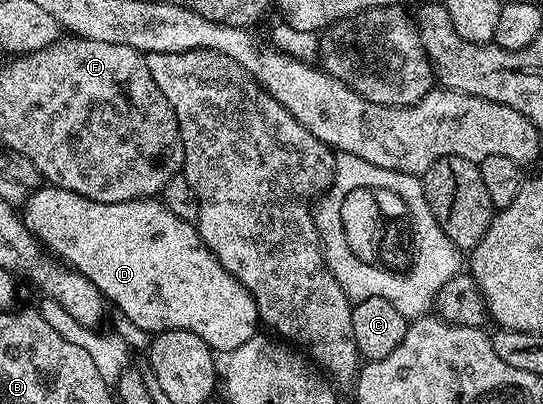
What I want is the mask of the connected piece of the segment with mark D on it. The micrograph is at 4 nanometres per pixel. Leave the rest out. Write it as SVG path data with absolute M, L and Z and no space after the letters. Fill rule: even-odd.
M45 184L40 190L34 190L28 195L23 207L23 217L30 232L36 235L48 251L51 251L58 259L64 260L92 284L95 284L95 288L102 294L106 303L113 305L114 302L118 306L116 309L119 313L131 320L133 324L138 325L139 328L149 331L153 336L162 334L165 330L195 332L195 336L204 340L209 345L210 350L228 352L239 348L239 344L247 344L247 340L251 340L259 332L257 305L253 297L247 292L247 288L243 288L243 284L239 280L235 280L235 276L231 276L231 272L227 272L227 268L223 268L223 264L219 264L219 260L209 251L207 244L201 239L201 233L197 230L196 225L187 220L179 220L179 216L175 216L175 212L171 212L171 208L167 208L165 203L156 197L103 204L99 200L87 200L87 196L79 196L67 188Z

